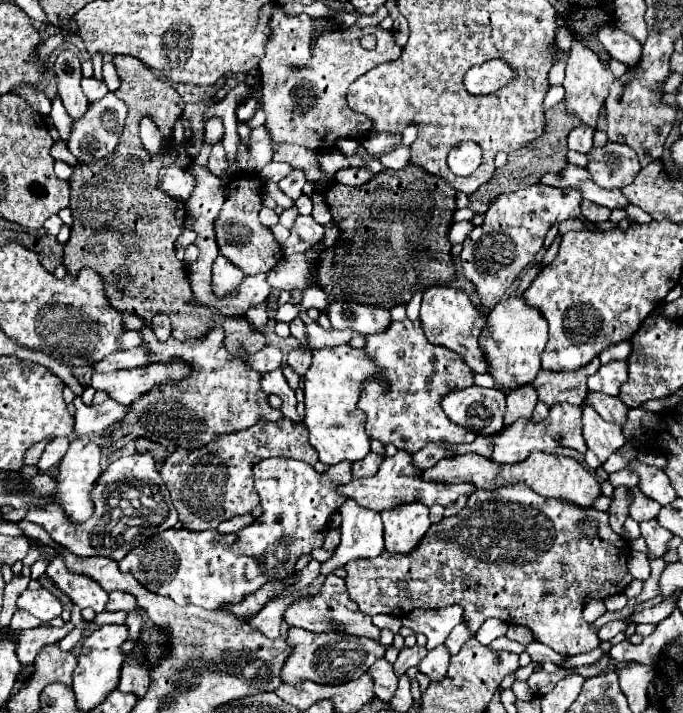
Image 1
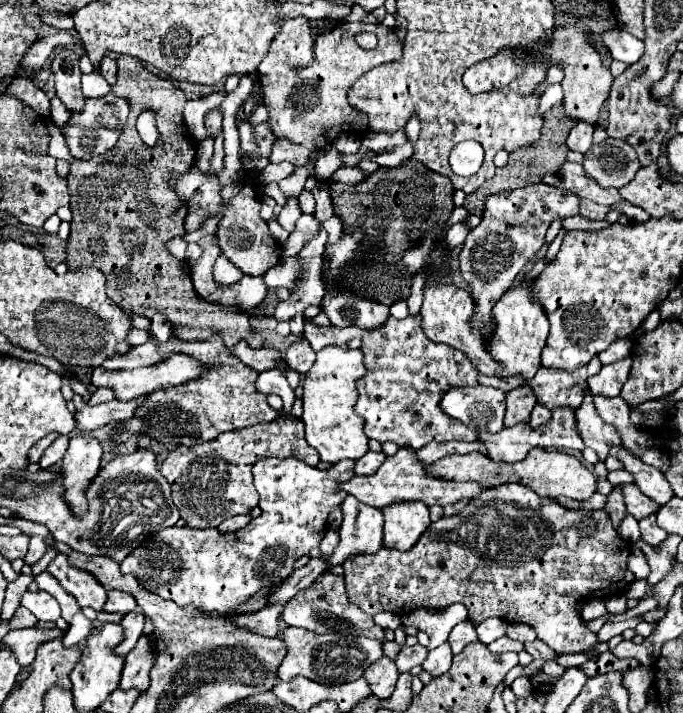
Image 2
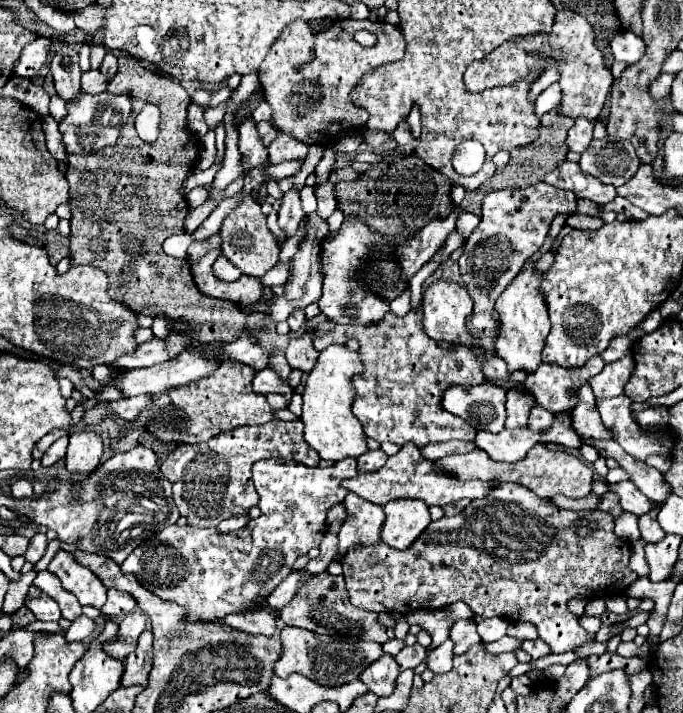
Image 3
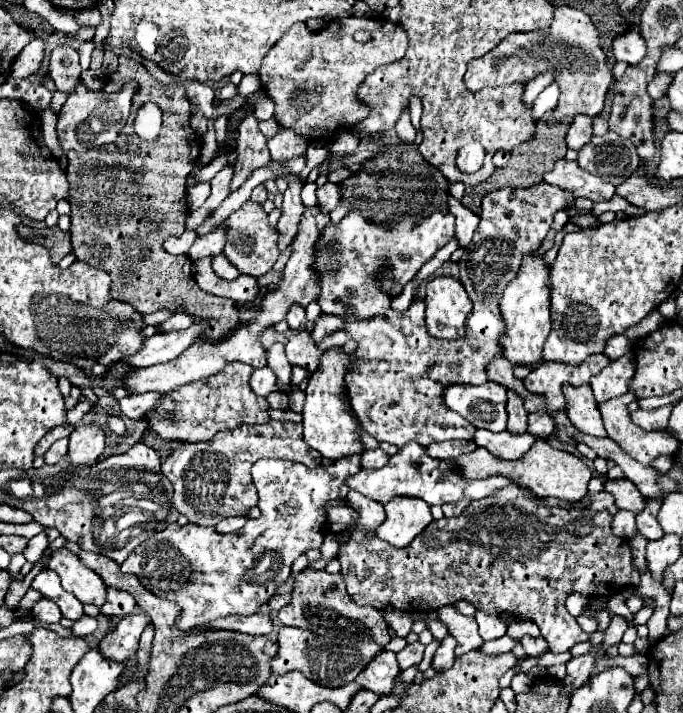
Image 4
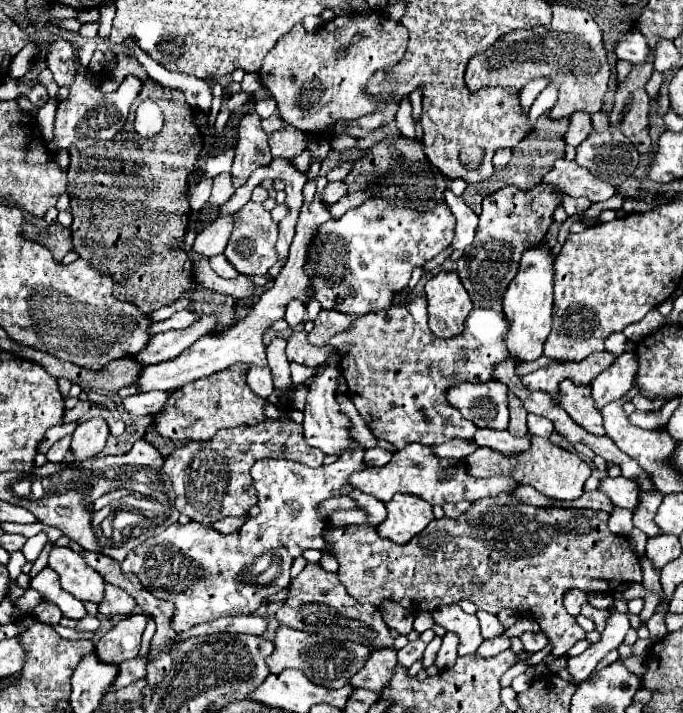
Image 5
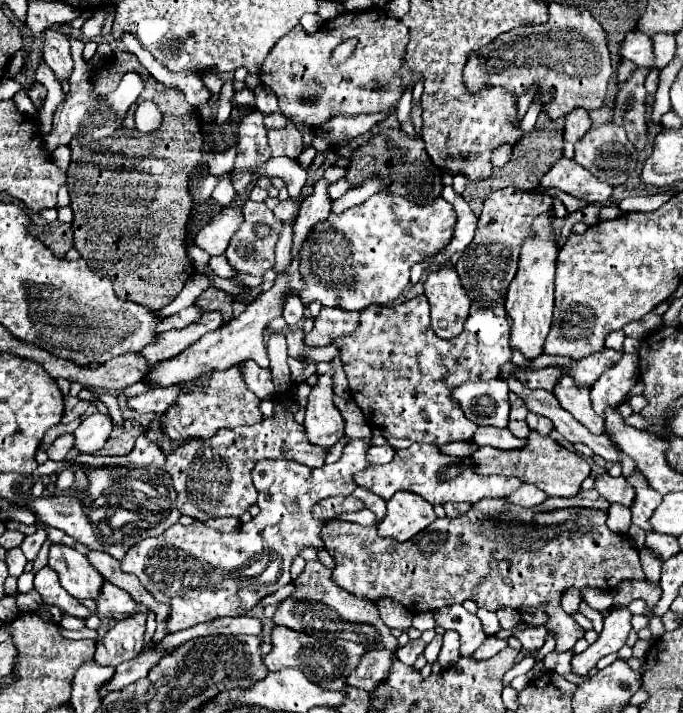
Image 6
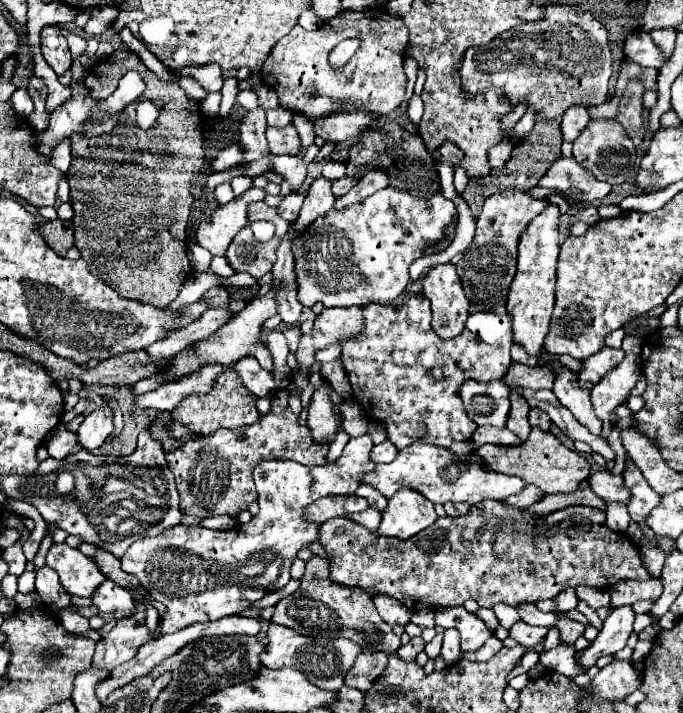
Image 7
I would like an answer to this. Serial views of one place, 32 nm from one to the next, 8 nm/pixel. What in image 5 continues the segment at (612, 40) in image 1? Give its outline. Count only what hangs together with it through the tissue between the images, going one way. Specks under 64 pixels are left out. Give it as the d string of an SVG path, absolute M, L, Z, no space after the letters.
M632 28L616 42L618 60L628 60L630 64L644 64L648 58L648 42L646 38Z

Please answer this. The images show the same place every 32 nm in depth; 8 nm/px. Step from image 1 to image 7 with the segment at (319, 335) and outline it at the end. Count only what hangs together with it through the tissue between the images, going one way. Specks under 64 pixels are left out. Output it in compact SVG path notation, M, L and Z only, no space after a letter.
M508 188L508 190L502 190L502 192L496 192L494 196L488 196L488 200L484 202L484 208L482 208L482 214L478 218L478 224L476 224L476 236L472 240L472 244L464 250L462 254L462 260L456 264L458 268L458 274L460 274L460 280L462 280L462 286L464 286L464 292L466 296L470 298L470 316L466 320L466 328L460 336L452 338L452 340L440 340L432 326L430 326L430 304L426 300L424 294L416 294L412 296L408 302L400 304L400 306L392 306L392 304L368 304L364 308L364 328L352 338L352 340L342 340L340 346L342 346L342 364L344 364L344 370L348 374L348 380L350 380L350 386L352 386L352 396L356 398L356 402L362 406L362 410L366 412L366 418L368 420L374 420L374 422L380 422L384 424L386 428L386 438L400 450L400 448L406 448L410 446L412 442L416 440L428 440L430 444L436 444L436 446L450 446L454 442L466 442L472 438L472 432L478 428L464 412L464 404L462 400L458 398L458 388L466 382L466 380L480 380L480 382L488 382L488 380L496 380L496 378L504 378L508 366L510 366L510 346L512 346L512 320L506 312L506 298L508 298L508 288L510 288L510 282L516 274L516 252L518 252L518 242L520 242L520 232L524 232L524 228L528 228L528 224L532 222L534 216L538 216L542 210L544 210L544 204L550 204L548 198L534 198L518 188Z

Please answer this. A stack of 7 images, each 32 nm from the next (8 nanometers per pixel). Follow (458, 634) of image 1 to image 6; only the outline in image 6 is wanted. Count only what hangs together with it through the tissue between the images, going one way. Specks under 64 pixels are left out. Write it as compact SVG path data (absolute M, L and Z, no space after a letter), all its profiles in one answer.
M460 604L436 610L434 620L444 630L454 630L460 634L460 656L472 656L486 638L476 614L466 612Z

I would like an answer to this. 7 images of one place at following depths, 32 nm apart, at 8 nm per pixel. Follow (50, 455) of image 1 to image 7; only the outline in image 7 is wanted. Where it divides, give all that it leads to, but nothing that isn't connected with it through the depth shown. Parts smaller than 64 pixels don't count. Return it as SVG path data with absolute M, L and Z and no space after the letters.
M62 428L62 430L58 430L58 432L52 436L52 440L48 442L46 448L48 448L50 458L62 460L62 458L66 458L66 456L76 448L76 442L78 442L76 434Z

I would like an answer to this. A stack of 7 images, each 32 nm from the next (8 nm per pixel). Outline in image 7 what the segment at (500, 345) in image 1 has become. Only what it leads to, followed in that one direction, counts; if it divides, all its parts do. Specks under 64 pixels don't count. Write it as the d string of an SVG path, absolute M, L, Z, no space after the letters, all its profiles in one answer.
M550 204L542 214L538 214L518 244L518 270L508 290L506 310L512 316L512 340L522 346L526 354L536 356L542 350L544 338L548 334L552 308L554 308L554 284L556 284L556 262L560 250L558 234L558 206Z

